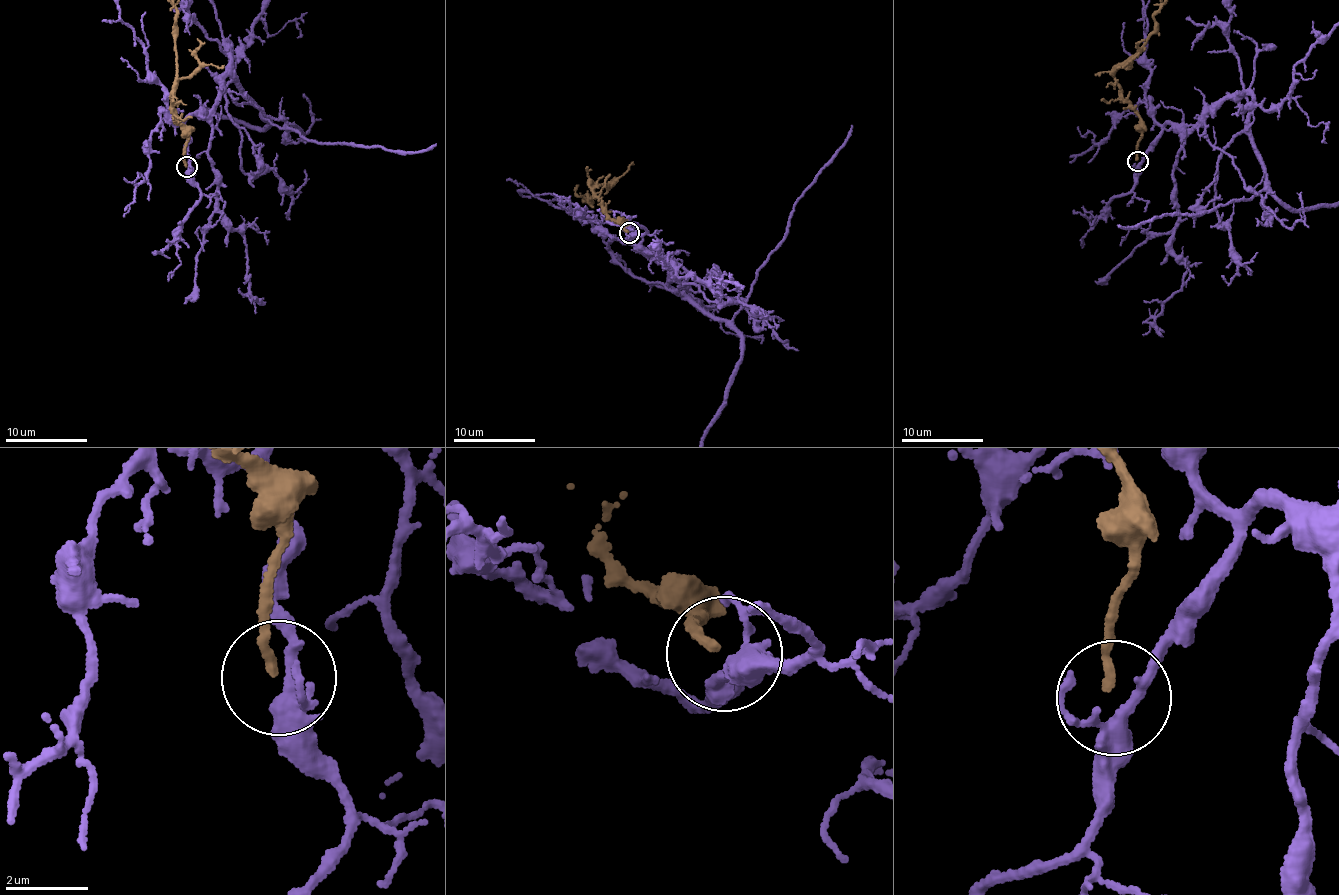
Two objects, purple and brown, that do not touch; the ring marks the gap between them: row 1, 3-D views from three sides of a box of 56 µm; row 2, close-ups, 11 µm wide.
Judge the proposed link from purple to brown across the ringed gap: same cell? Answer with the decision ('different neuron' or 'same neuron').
different neuron

